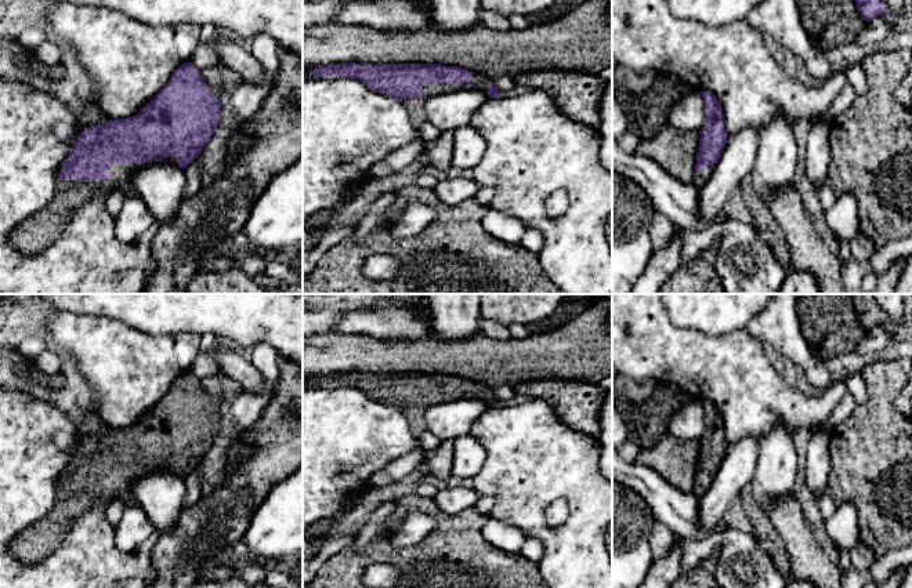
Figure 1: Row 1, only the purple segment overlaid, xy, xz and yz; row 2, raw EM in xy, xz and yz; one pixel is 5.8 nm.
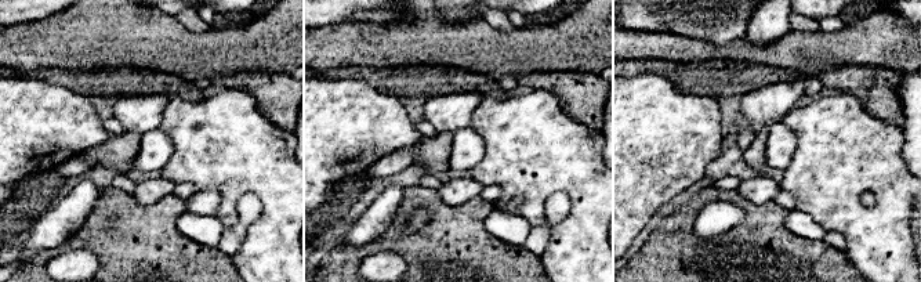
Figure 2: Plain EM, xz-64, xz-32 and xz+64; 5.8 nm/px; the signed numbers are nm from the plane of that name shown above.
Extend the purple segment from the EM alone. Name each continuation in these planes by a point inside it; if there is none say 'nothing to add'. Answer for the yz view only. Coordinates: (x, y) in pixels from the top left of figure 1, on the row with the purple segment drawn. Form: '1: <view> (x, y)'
1: yz (701, 178)

